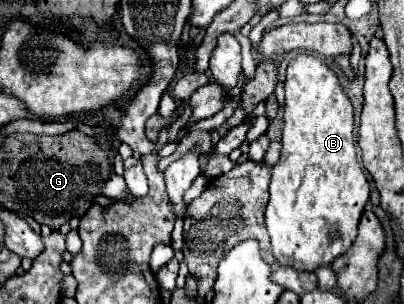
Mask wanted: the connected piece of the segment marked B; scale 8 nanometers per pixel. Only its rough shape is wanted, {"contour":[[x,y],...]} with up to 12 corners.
{"contour":[[316,56],[288,64],[266,228],[316,272],[370,196],[352,102]]}

